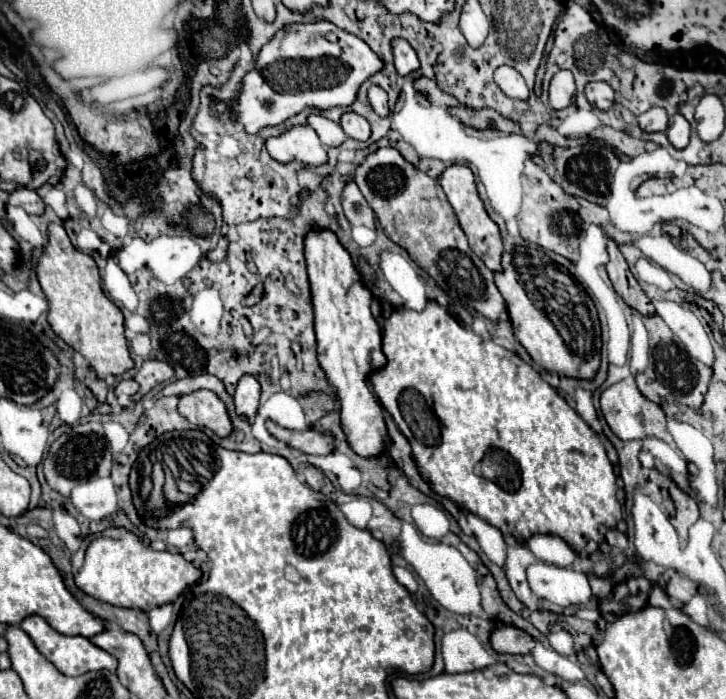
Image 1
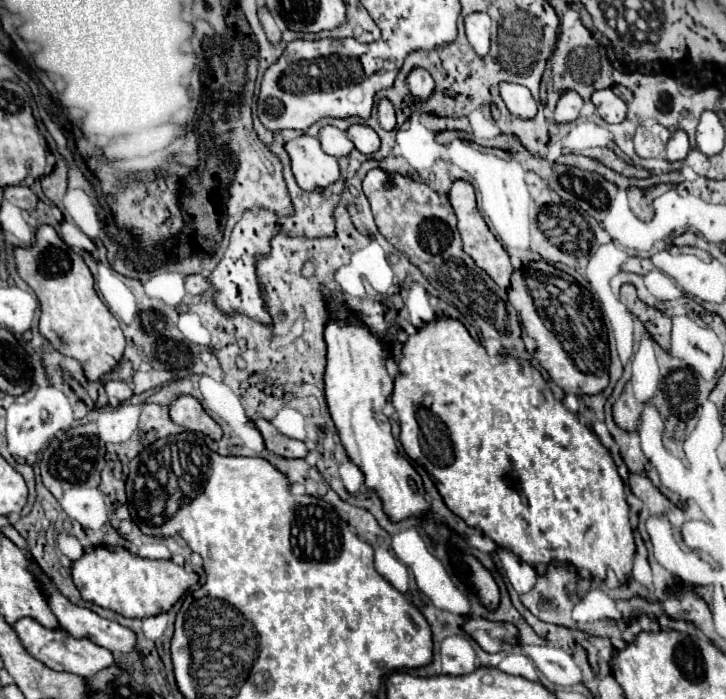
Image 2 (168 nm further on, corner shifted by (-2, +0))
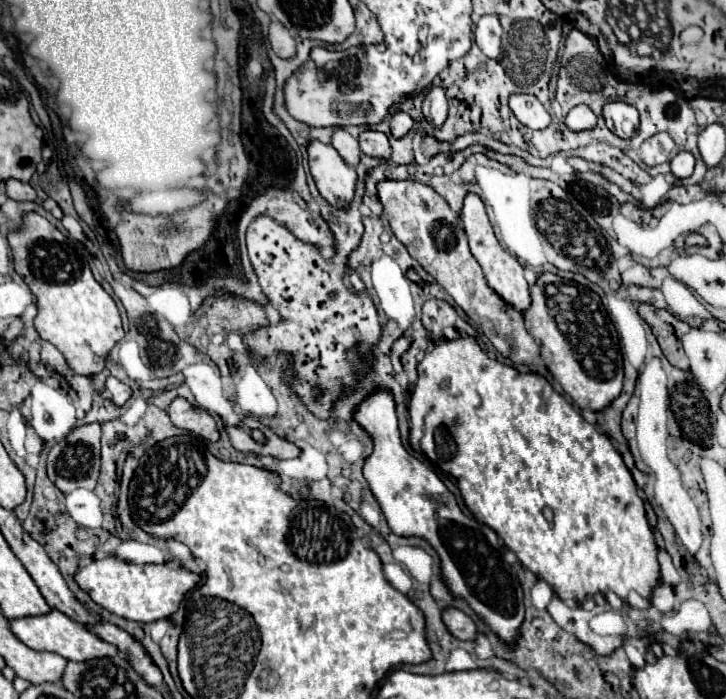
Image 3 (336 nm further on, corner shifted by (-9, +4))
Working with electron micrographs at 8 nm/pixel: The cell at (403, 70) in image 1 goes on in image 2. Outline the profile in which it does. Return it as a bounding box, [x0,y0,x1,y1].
[406,68,434,100]

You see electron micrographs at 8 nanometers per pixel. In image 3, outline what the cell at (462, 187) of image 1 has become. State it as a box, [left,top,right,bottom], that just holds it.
[461,192,531,310]

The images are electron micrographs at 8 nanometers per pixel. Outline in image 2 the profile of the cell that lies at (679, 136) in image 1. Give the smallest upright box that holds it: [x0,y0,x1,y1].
[664,132,690,162]

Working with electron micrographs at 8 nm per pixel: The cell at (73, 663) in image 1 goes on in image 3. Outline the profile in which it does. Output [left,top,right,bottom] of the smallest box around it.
[11,610,119,662]

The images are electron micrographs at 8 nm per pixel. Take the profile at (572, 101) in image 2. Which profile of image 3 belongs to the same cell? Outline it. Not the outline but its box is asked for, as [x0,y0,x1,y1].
[565,104,597,130]

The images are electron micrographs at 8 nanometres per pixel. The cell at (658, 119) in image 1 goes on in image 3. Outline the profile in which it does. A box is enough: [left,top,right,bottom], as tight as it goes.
[639,132,677,166]

